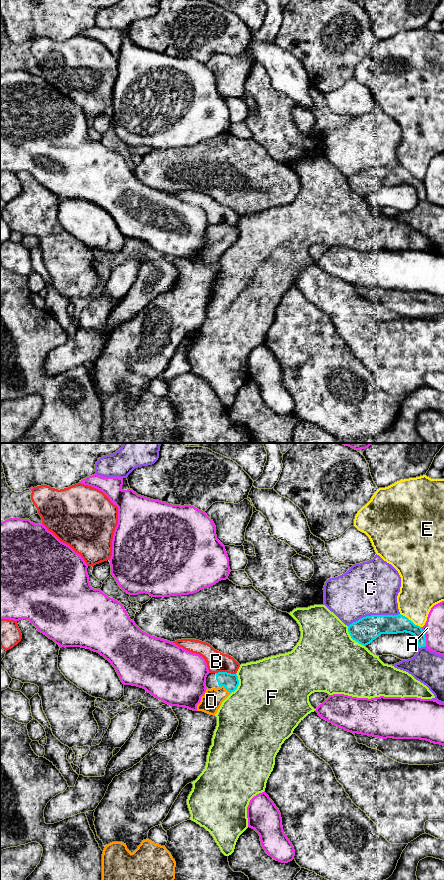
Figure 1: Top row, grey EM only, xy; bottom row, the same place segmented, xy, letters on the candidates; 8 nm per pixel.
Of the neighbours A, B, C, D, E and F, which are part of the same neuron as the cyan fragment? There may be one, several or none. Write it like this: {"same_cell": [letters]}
{"same_cell": ["D"]}

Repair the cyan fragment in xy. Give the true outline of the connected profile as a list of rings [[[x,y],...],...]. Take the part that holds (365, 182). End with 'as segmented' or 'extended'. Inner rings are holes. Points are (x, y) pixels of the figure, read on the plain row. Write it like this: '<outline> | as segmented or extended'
[[[371,167],[359,171],[348,178],[353,192],[366,198],[381,186],[410,185],[417,191],[418,199],[426,198],[422,179],[415,177],[407,169],[398,167]]] | as segmented

